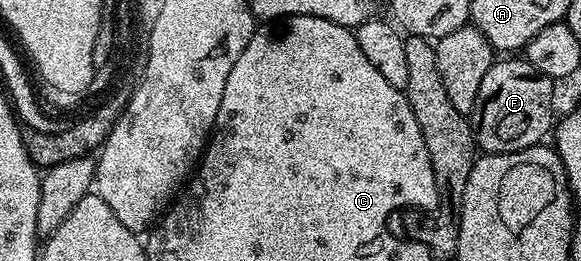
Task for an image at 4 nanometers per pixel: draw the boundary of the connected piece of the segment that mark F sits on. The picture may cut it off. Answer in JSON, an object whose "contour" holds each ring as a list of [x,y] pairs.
{"contour":[[[500,58],[486,70],[486,78],[482,78],[482,86],[478,86],[476,108],[472,111],[470,123],[474,129],[479,151],[484,154],[494,152],[517,152],[523,148],[534,148],[541,143],[544,135],[554,128],[552,120],[552,87],[553,81],[543,76],[533,64],[524,58]]]}

